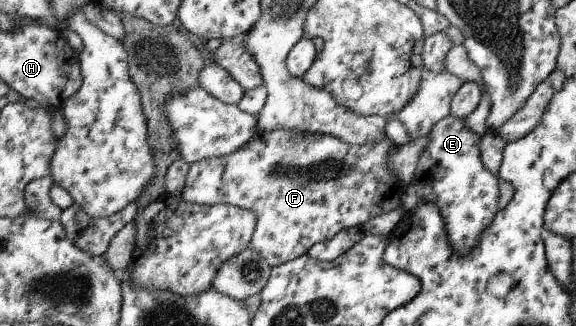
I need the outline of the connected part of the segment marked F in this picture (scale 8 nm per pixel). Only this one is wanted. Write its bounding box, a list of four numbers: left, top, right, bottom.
[181,127,407,268]

